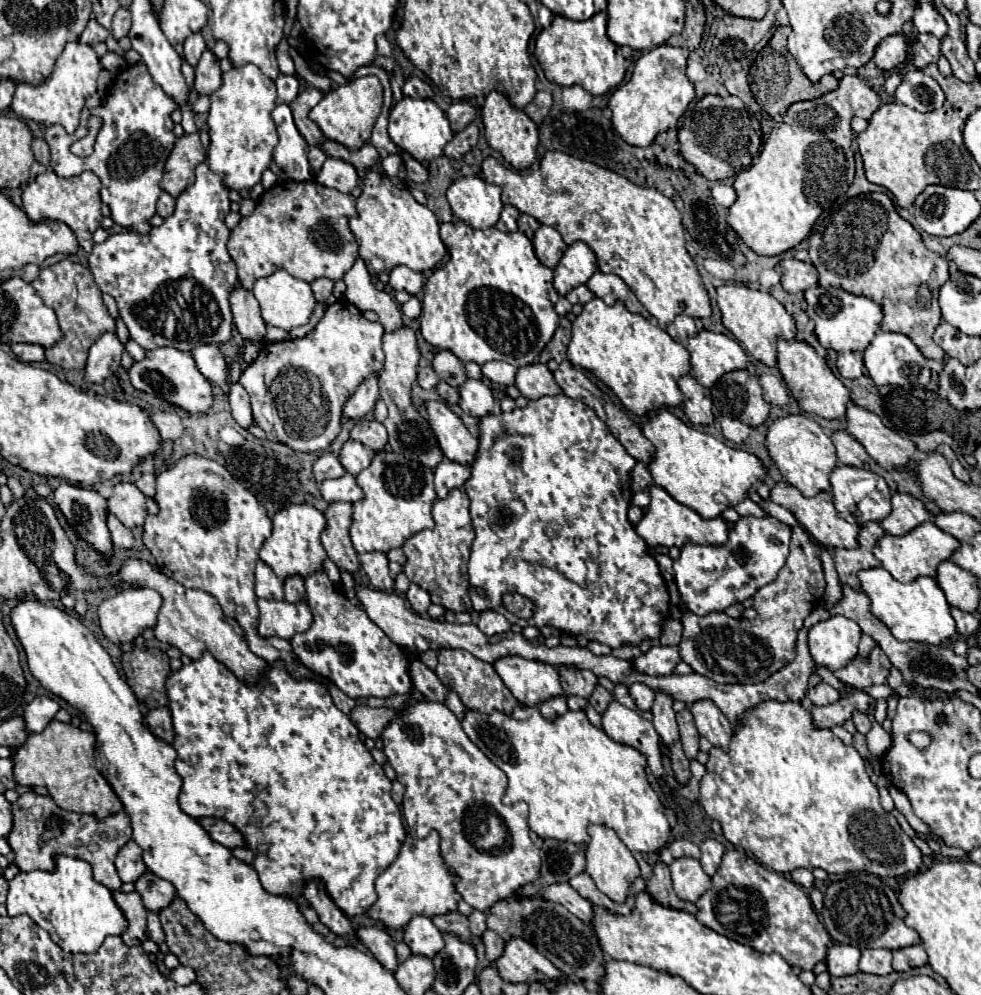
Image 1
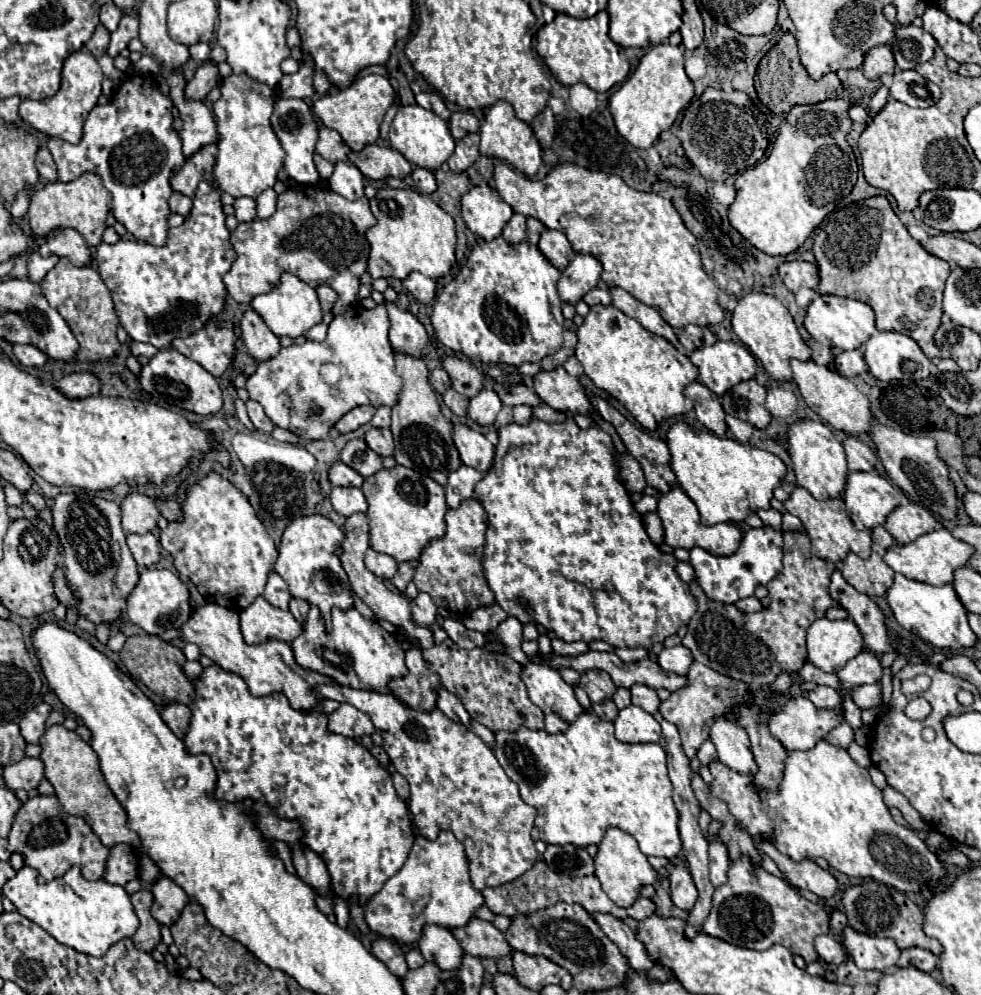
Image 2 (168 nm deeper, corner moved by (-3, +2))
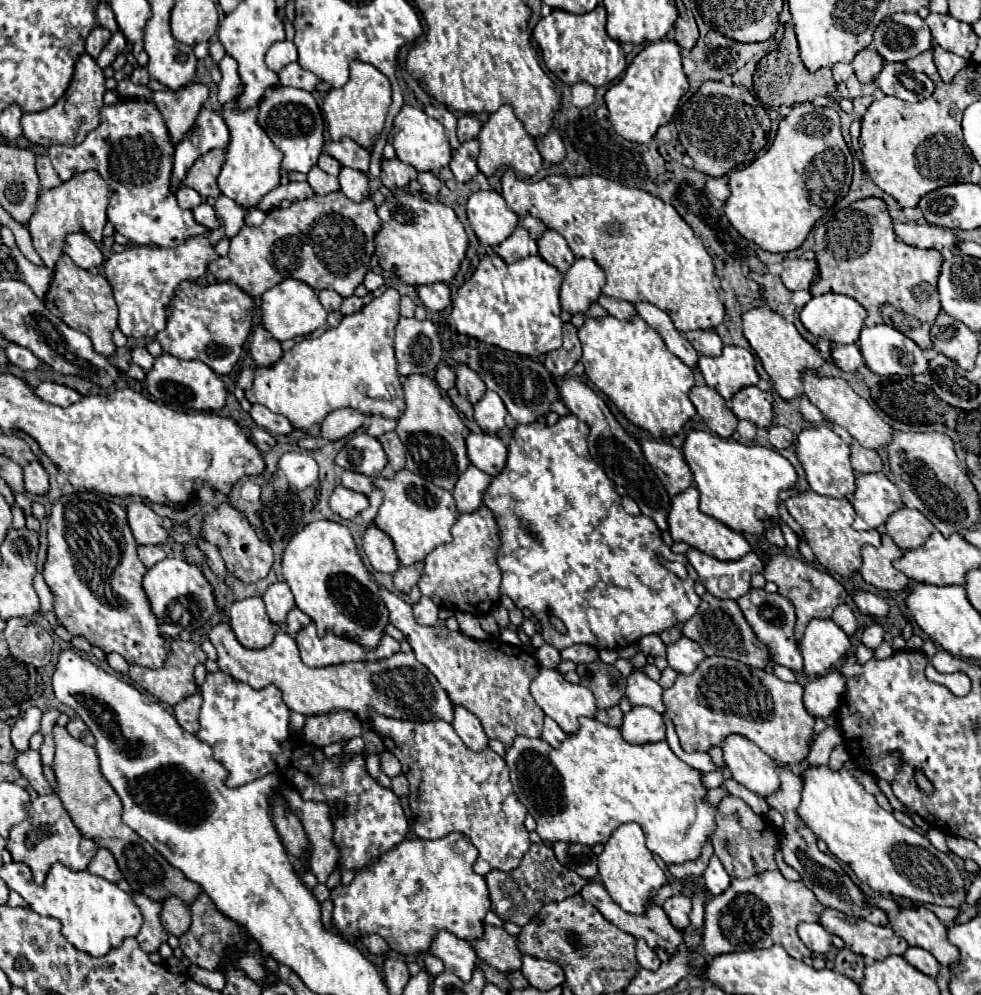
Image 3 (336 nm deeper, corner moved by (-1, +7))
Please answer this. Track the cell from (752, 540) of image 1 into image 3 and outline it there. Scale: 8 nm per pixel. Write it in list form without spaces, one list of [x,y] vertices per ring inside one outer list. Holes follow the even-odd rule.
[[[688,549],[688,561],[696,569],[700,583],[718,599],[740,599],[750,591],[750,577],[764,571],[762,557],[752,551],[738,561],[718,561],[698,549]]]

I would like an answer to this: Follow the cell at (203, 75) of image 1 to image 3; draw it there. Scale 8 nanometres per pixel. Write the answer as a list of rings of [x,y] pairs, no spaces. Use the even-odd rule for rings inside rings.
[[[192,83],[176,93],[156,91],[152,95],[152,103],[158,107],[158,111],[162,111],[162,117],[166,119],[166,127],[170,131],[170,139],[174,145],[178,145],[182,141],[182,135],[190,131],[206,99],[208,99],[208,89],[198,83]]]

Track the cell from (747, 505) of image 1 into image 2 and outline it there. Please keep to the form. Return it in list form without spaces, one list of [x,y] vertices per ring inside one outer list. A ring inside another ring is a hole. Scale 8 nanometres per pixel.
[[[768,508],[768,510],[760,510],[760,512],[756,512],[756,514],[760,516],[760,520],[762,520],[766,526],[772,526],[772,528],[776,528],[776,530],[782,528],[782,514],[780,514],[778,510]]]

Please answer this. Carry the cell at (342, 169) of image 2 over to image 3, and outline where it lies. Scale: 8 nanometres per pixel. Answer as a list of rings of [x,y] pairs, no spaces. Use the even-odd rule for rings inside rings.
[[[342,167],[340,171],[340,187],[342,187],[342,193],[360,203],[364,201],[368,195],[370,195],[370,189],[368,189],[368,177],[362,173],[362,171],[356,171],[356,169],[350,169],[350,167]]]

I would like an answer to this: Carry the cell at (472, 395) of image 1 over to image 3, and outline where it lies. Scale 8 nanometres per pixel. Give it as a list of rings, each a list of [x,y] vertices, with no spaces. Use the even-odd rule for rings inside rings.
[[[486,391],[484,397],[474,405],[474,419],[486,433],[498,433],[504,427],[506,407],[494,391]]]

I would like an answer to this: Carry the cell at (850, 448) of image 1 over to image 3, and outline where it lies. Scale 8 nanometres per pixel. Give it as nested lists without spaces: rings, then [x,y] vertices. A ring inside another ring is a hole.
[[[854,441],[852,445],[852,467],[856,473],[878,473],[882,471],[882,457],[872,451],[872,449],[864,449],[858,441]]]

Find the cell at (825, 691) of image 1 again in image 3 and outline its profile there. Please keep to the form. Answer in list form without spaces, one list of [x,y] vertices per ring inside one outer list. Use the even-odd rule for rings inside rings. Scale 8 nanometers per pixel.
[[[832,671],[824,677],[816,677],[806,683],[804,707],[816,719],[826,719],[838,709],[842,693],[844,693],[844,677],[838,671]]]

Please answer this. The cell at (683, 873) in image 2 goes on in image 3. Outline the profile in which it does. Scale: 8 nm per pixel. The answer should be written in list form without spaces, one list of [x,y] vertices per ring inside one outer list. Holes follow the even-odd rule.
[[[676,895],[672,899],[666,899],[666,903],[662,905],[668,919],[678,931],[686,931],[686,927],[690,927],[690,907],[692,901],[686,895]]]

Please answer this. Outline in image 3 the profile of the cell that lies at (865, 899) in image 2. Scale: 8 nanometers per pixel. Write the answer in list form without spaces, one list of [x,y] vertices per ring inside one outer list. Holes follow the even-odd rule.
[[[902,909],[890,921],[896,935],[904,937],[912,947],[930,951],[940,965],[952,967],[960,961],[960,951],[946,939],[948,927],[928,909]]]

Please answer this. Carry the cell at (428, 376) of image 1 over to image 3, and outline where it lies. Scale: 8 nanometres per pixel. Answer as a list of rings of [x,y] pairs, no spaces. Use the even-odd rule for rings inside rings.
[[[440,363],[440,365],[438,365],[438,369],[436,369],[436,383],[438,383],[438,385],[440,385],[440,389],[444,389],[444,391],[452,389],[452,387],[454,387],[454,383],[456,383],[454,369],[452,369],[452,367],[448,367],[448,365],[444,365],[444,363]]]

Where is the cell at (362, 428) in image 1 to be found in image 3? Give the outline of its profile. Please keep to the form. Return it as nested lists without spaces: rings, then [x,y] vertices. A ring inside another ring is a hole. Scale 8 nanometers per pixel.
[[[392,431],[392,433],[384,433],[378,437],[378,441],[382,443],[386,455],[388,455],[388,461],[392,465],[394,471],[402,471],[406,461],[404,461],[404,445],[402,441],[398,439],[398,435]]]

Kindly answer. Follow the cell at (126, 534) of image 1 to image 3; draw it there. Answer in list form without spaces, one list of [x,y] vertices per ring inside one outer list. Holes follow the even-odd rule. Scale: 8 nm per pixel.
[[[140,545],[140,547],[138,547],[138,555],[140,555],[142,563],[144,563],[148,569],[154,567],[158,561],[162,561],[162,559],[166,557],[166,553],[162,551],[162,547],[158,547],[158,545]]]

